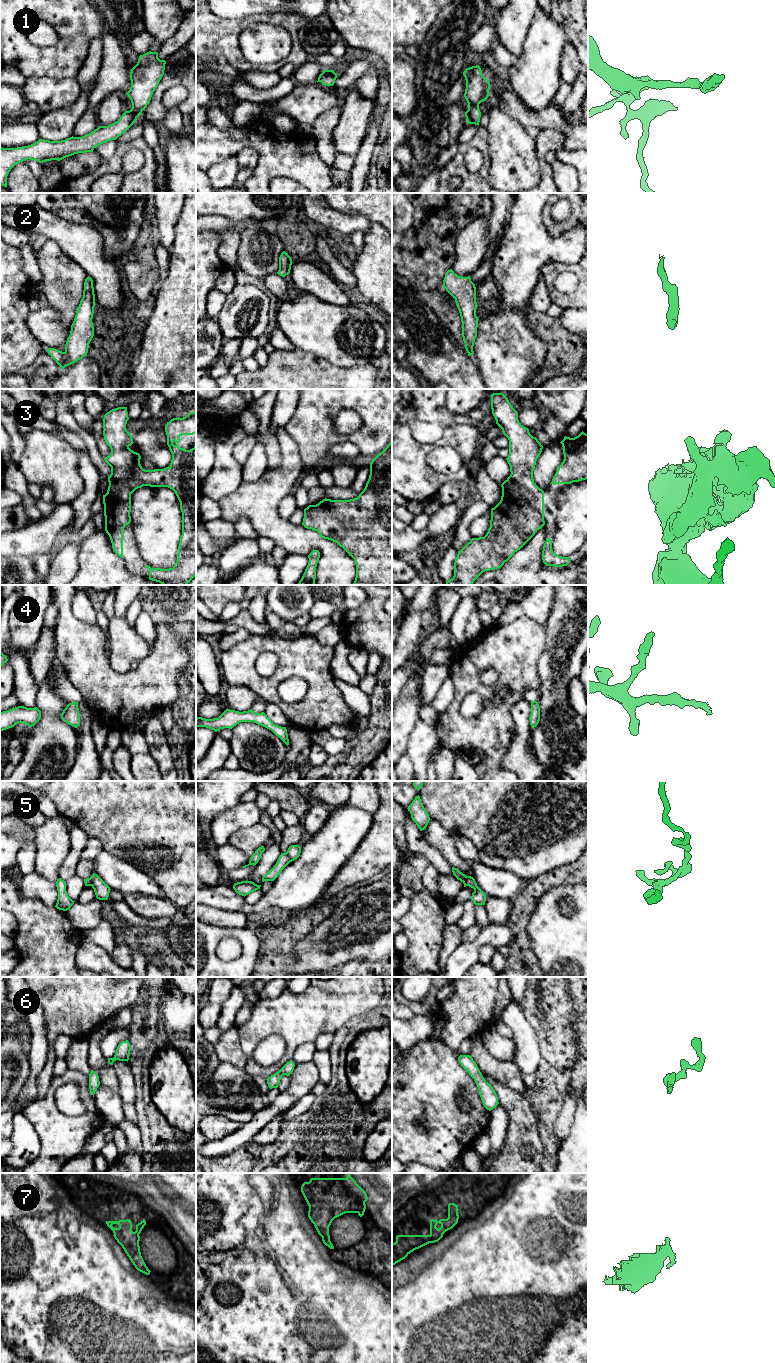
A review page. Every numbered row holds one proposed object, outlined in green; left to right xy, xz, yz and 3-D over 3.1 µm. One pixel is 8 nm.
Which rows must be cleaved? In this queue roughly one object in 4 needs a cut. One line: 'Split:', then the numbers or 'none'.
Split: 5

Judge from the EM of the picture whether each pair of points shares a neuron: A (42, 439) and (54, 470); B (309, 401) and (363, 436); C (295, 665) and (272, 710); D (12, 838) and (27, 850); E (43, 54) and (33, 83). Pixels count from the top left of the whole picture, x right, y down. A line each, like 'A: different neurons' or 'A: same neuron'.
A: same neuron
B: same neuron
C: different neurons
D: different neurons
E: different neurons

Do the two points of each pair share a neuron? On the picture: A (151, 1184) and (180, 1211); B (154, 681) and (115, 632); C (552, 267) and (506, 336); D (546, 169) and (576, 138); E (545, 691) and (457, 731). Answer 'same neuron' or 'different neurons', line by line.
A: different neurons
B: different neurons
C: different neurons
D: different neurons
E: different neurons

